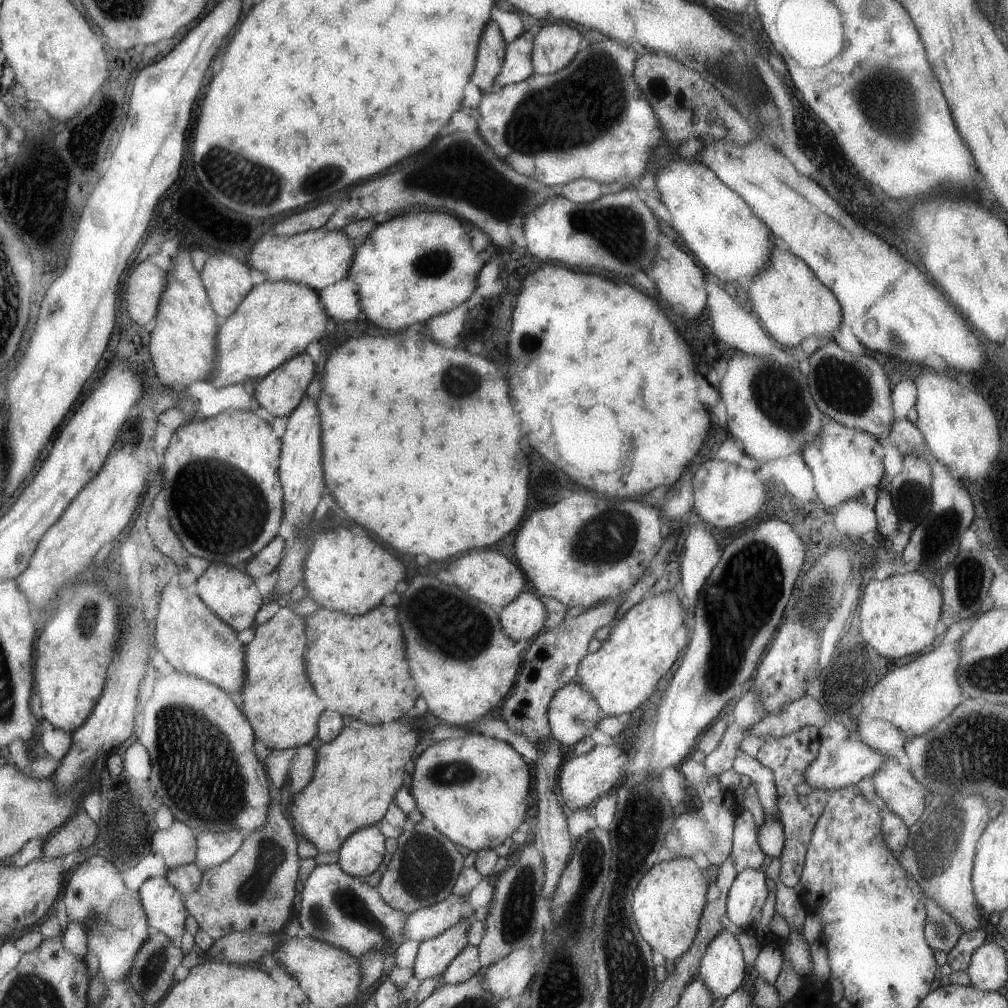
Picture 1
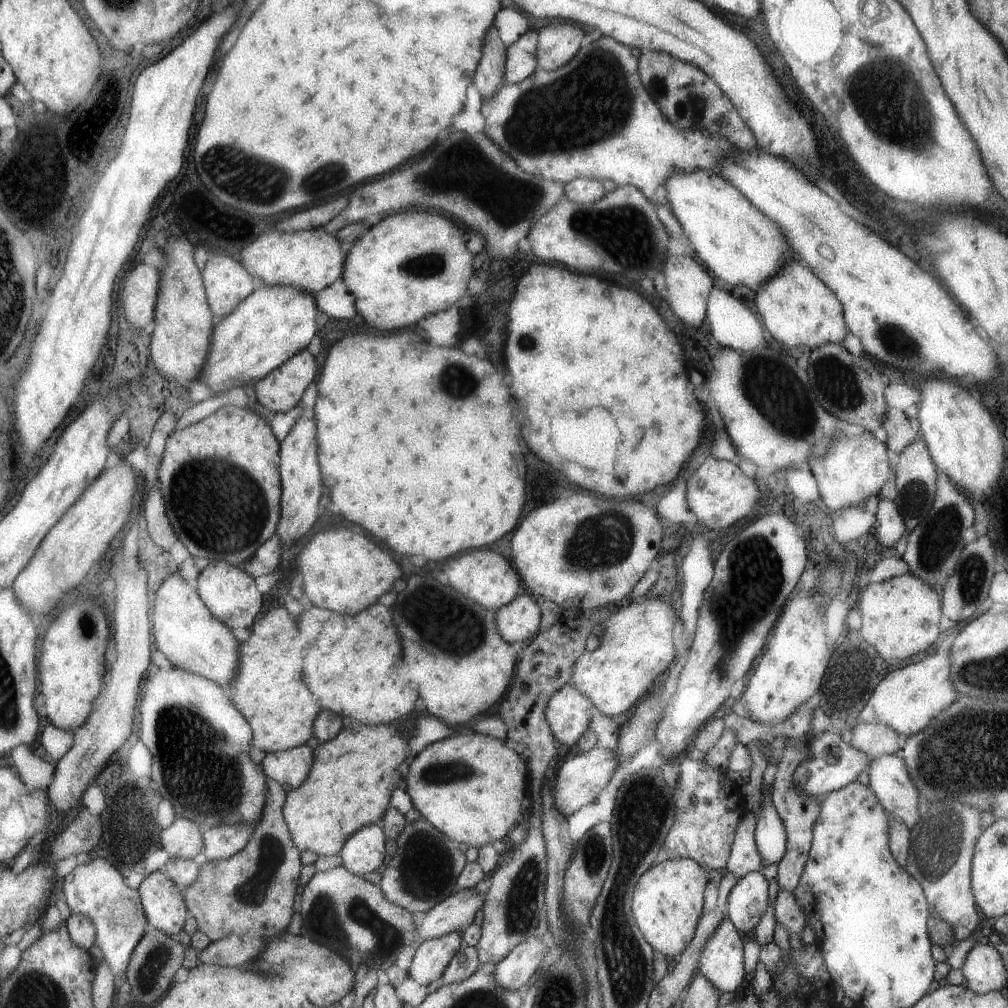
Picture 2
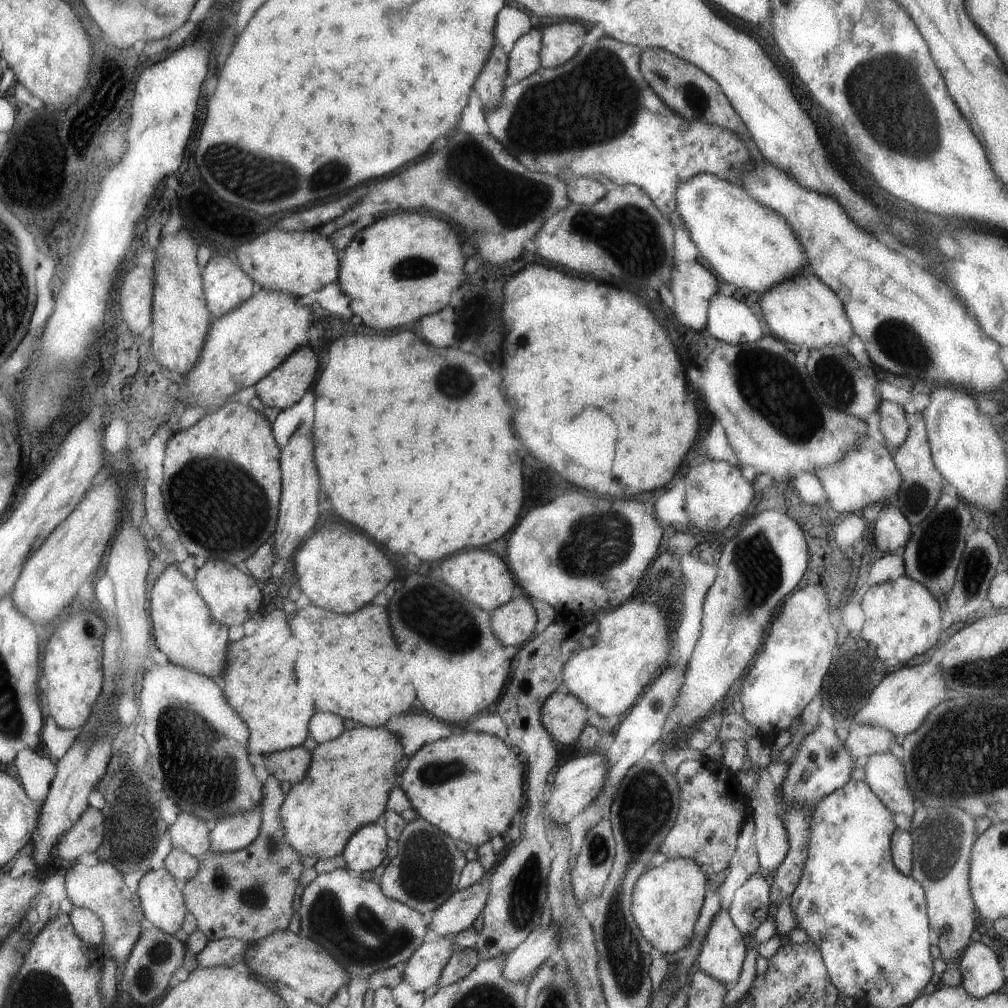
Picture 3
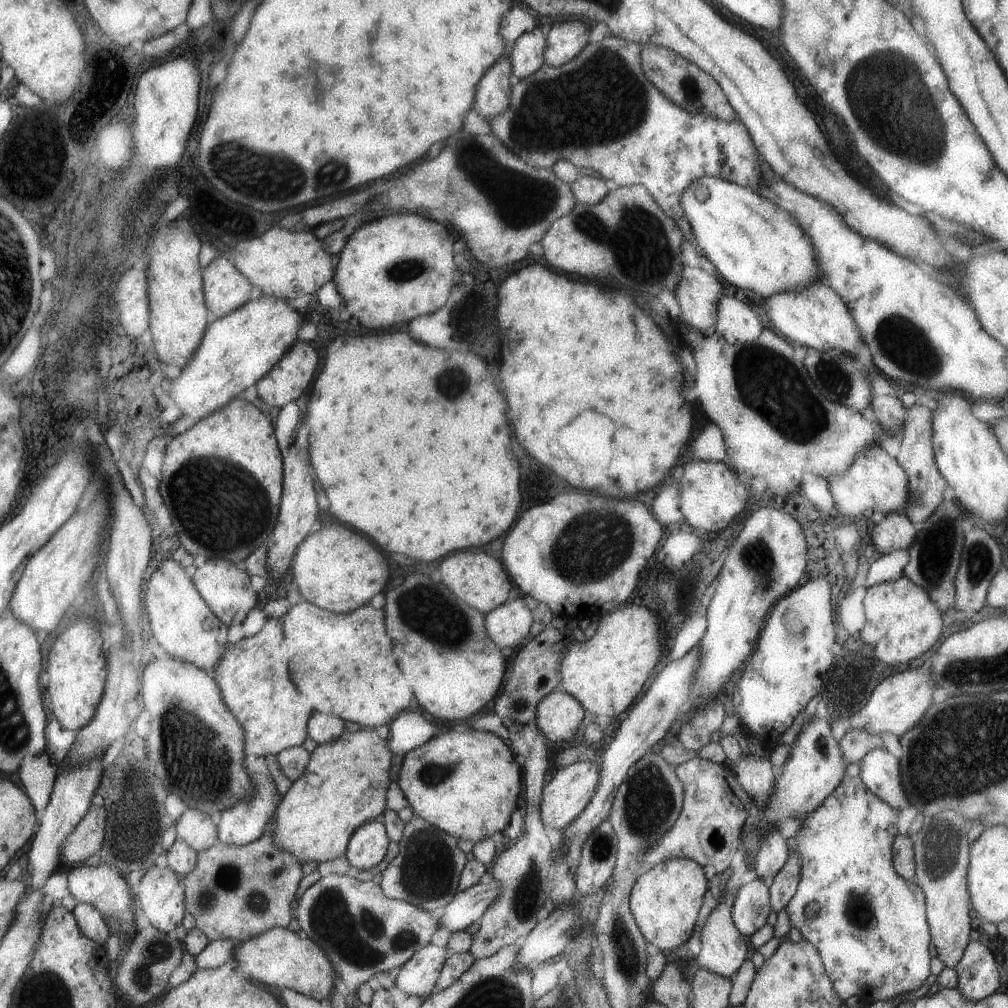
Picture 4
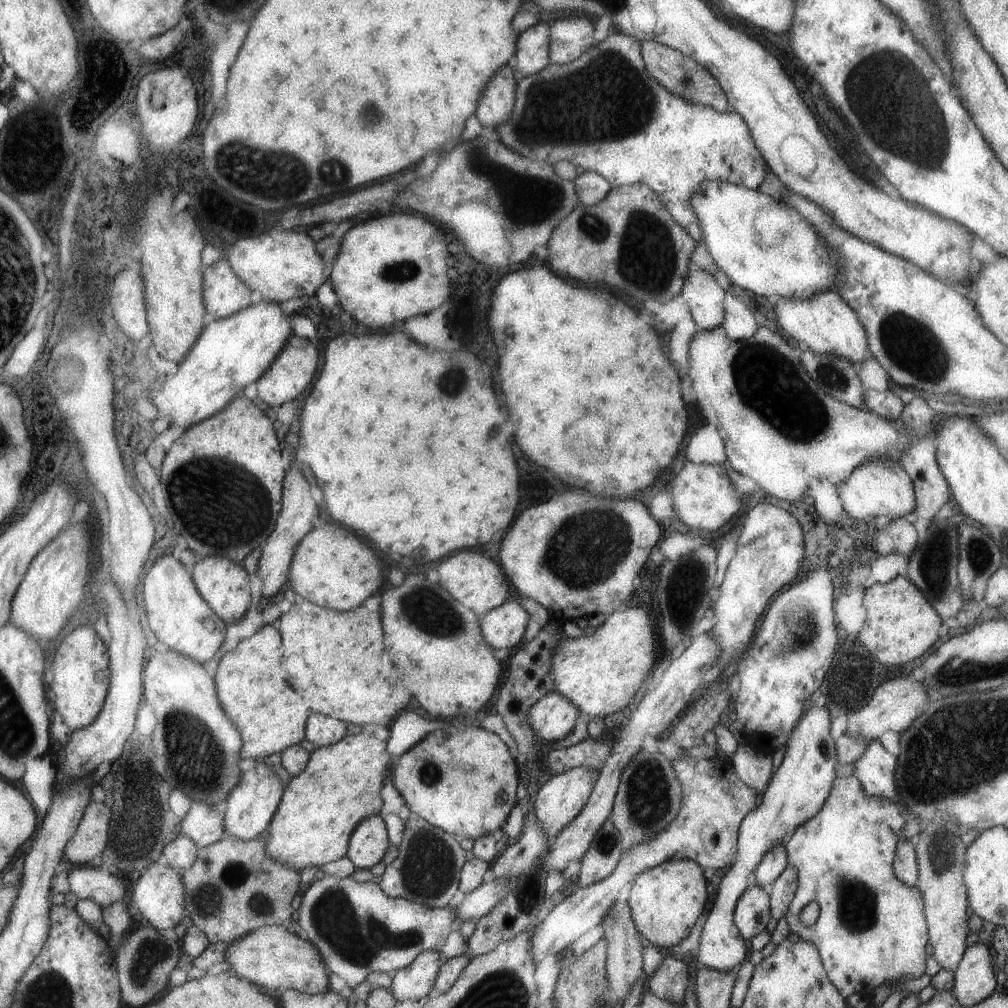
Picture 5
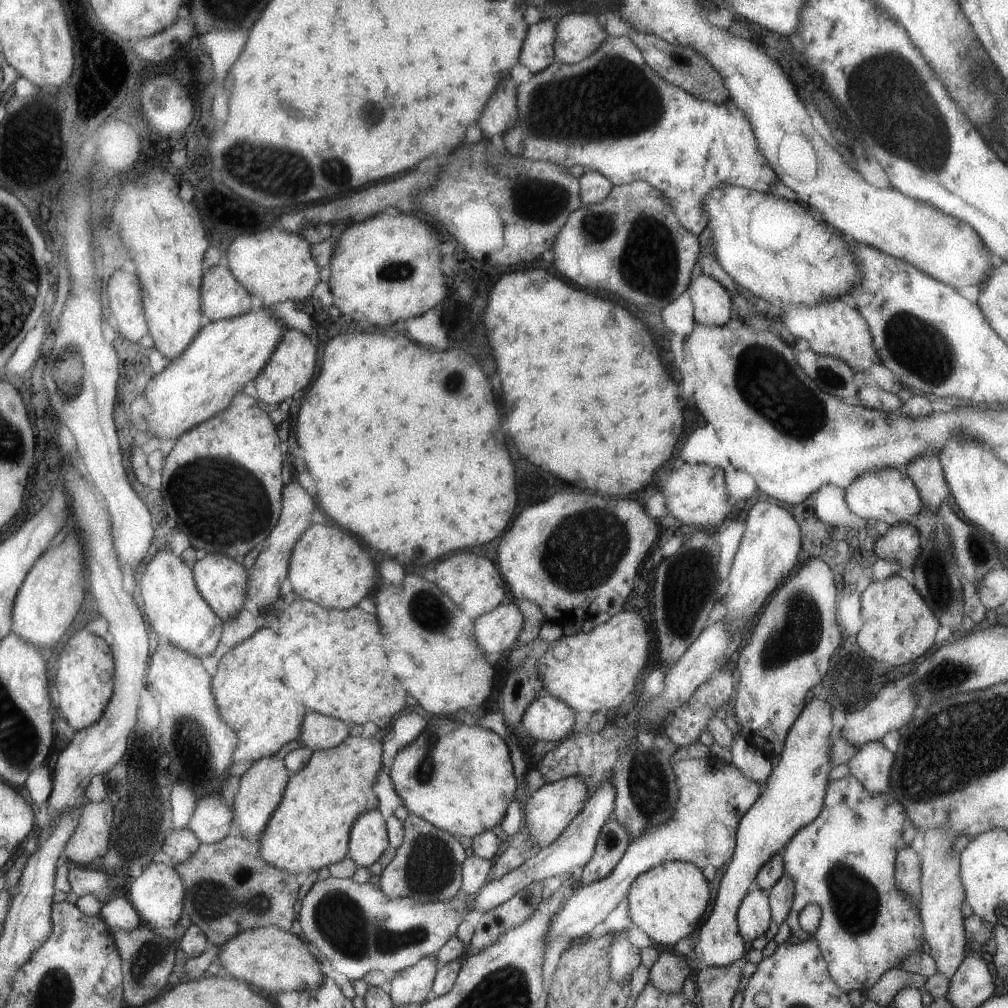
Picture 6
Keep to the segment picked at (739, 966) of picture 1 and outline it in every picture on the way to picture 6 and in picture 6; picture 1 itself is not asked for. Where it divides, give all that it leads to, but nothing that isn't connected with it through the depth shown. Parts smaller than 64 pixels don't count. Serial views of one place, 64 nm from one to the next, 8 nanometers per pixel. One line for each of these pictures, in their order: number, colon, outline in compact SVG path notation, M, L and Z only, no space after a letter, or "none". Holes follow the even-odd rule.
2: M721 920L715 932L707 938L699 956L699 974L705 976L719 992L737 992L743 986L745 960L743 960L743 934L729 922Z
3: M719 910L701 940L701 950L695 968L711 974L727 988L739 978L741 964L745 962L745 936L735 928L729 910Z
4: M737 890L727 892L727 894L719 894L717 906L711 910L711 914L707 916L707 922L701 930L701 952L697 954L691 968L707 968L707 970L711 970L719 976L735 978L735 972L745 962L747 944L743 940L743 934L735 928L733 918L731 918L731 910L733 910L733 904L735 904L735 894L737 894Z
5: M813 704L791 730L789 740L785 744L785 756L781 760L781 766L773 772L765 792L759 794L757 808L753 808L739 826L735 862L725 870L725 876L717 886L713 904L709 906L707 920L701 930L699 954L691 962L693 966L729 972L729 970L737 970L739 964L743 964L743 960L747 958L747 946L745 946L745 938L735 926L733 912L737 908L741 894L749 888L745 884L747 882L745 878L751 872L755 872L755 868L763 862L767 852L771 852L775 846L783 842L783 836L789 828L799 828L821 810L821 806L825 804L825 798L831 792L837 768L839 768L839 762L837 762L835 738L831 736L829 710L825 706L817 708Z
6: M819 698L807 702L803 712L787 732L781 758L763 784L759 800L755 800L755 804L739 820L735 852L731 856L731 862L723 868L721 882L713 894L713 908L709 910L705 922L701 922L701 916L709 904L709 880L703 878L701 870L697 870L695 864L665 862L635 880L627 896L629 916L633 924L641 932L645 932L659 950L671 950L681 938L689 938L689 934L697 930L697 924L701 924L701 928L697 930L699 936L695 938L699 962L709 968L723 968L735 962L743 962L745 942L739 936L737 926L739 906L751 892L749 884L757 878L759 870L789 844L799 828L811 824L819 816L829 782L829 770L833 768L833 764L829 762L833 742L831 730L833 718L829 702Z

